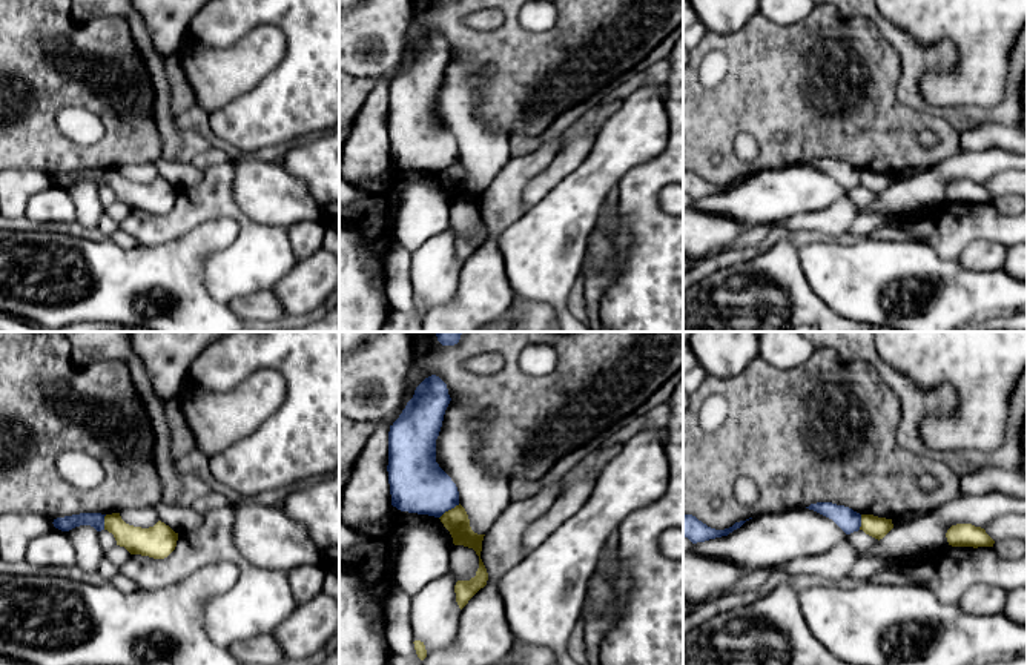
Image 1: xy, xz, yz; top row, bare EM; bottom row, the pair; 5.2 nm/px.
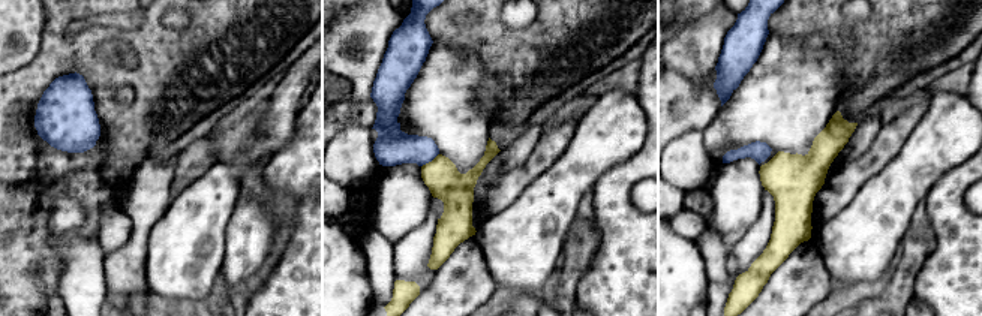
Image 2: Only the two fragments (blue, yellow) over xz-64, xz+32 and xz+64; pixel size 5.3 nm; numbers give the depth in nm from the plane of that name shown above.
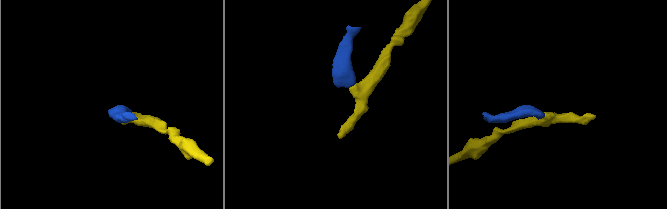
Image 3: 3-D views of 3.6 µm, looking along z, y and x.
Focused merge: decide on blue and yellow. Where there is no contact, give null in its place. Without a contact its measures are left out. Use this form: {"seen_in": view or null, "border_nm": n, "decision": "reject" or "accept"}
{"seen_in": "xz", "border_nm": 130, "decision": "reject"}

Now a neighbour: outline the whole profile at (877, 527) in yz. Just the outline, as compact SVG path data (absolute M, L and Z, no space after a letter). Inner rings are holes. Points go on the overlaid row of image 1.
M861 514L860 530L878 541L883 539L892 528L892 519L878 518L873 514Z

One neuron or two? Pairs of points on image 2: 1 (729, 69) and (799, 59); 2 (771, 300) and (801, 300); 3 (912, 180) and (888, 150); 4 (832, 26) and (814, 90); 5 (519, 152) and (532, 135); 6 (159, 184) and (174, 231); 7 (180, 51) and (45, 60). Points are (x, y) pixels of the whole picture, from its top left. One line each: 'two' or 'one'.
1: two
2: one
3: two
4: two
5: one
6: two
7: one

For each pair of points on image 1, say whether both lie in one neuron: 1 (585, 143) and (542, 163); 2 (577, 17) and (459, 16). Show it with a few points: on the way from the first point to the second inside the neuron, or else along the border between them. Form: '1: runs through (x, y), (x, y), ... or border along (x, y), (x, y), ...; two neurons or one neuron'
1: border along (562, 145), (551, 162), (527, 183); two neurons
2: runs through (548, 42), (488, 42); one neuron

